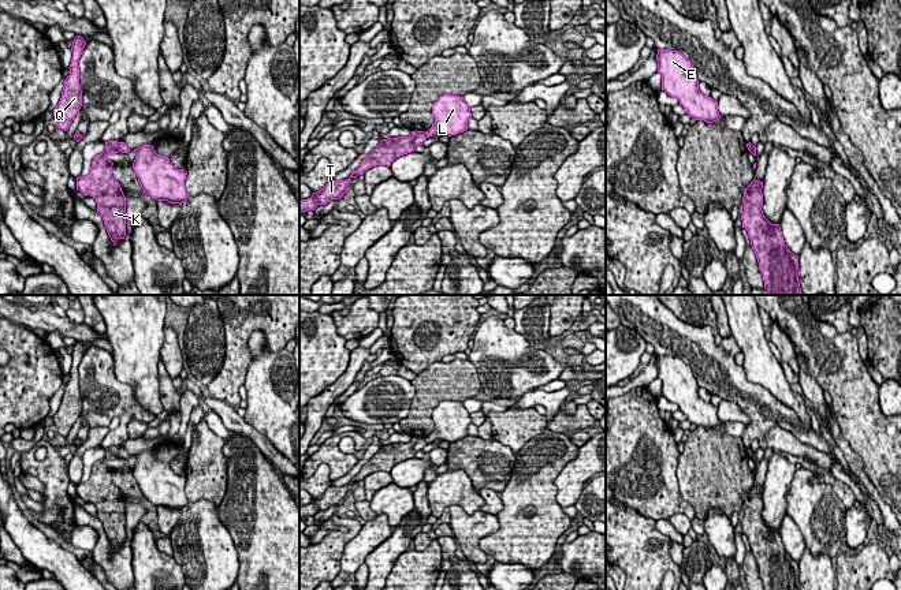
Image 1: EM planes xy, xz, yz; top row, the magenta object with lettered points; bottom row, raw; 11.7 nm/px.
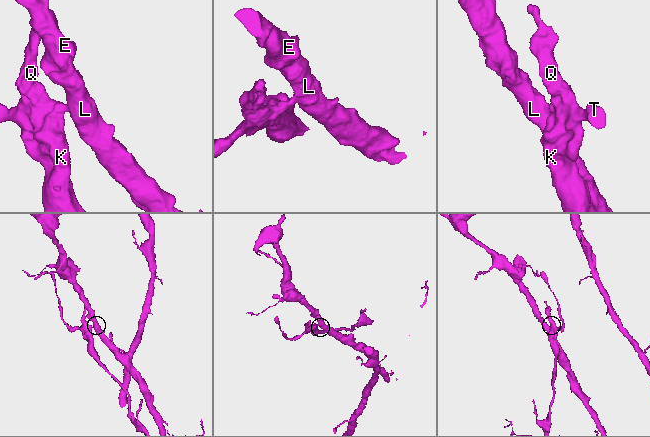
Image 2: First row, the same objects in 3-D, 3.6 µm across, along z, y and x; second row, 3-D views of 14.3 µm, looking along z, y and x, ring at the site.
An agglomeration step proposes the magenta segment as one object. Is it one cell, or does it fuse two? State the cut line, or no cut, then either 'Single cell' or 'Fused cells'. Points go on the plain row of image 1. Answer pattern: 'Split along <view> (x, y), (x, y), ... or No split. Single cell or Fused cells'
Split along xz (424, 439), (428, 443). Fused cells

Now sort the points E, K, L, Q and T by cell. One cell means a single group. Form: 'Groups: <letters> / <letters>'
Groups: E L / K Q T

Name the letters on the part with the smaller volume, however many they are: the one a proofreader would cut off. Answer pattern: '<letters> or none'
K, Q, T

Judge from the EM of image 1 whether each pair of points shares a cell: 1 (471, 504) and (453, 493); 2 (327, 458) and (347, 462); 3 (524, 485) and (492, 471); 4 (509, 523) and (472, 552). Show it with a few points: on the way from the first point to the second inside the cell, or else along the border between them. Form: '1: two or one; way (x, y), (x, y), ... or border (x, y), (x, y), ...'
1: one; way (468, 500), (461, 493), (457, 493)
2: one; way (332, 458), (342, 462)
3: two; border (516, 454), (510, 480), (498, 492)
4: two; border (496, 519), (498, 529), (479, 542), (487, 555)

